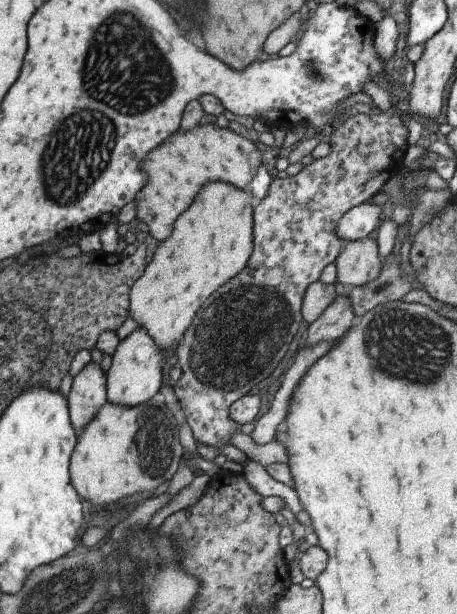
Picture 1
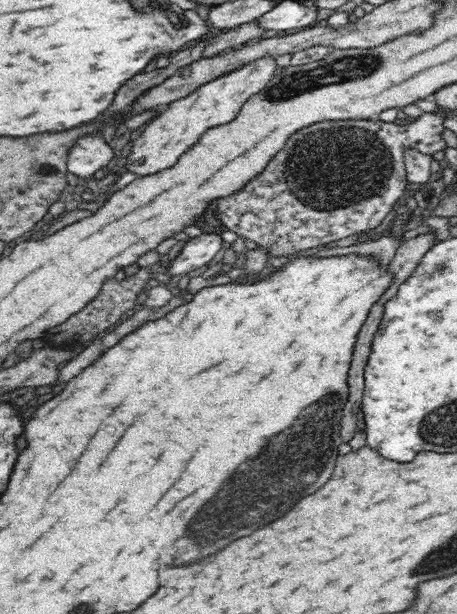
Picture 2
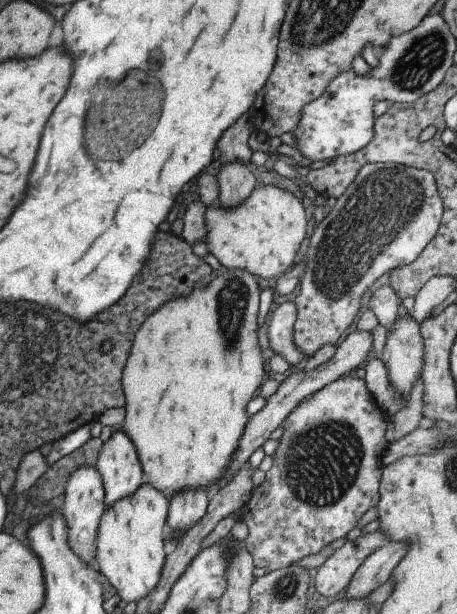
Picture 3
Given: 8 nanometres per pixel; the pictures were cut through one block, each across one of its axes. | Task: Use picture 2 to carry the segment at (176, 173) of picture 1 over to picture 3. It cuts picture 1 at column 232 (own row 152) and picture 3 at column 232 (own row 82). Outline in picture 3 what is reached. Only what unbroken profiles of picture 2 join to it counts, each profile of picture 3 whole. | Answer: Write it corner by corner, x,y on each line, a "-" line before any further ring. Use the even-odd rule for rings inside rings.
258,186
242,206
224,210
214,205
205,208
208,250
225,269
246,270
261,283
274,283
294,265
306,236
308,222
301,201
284,188

